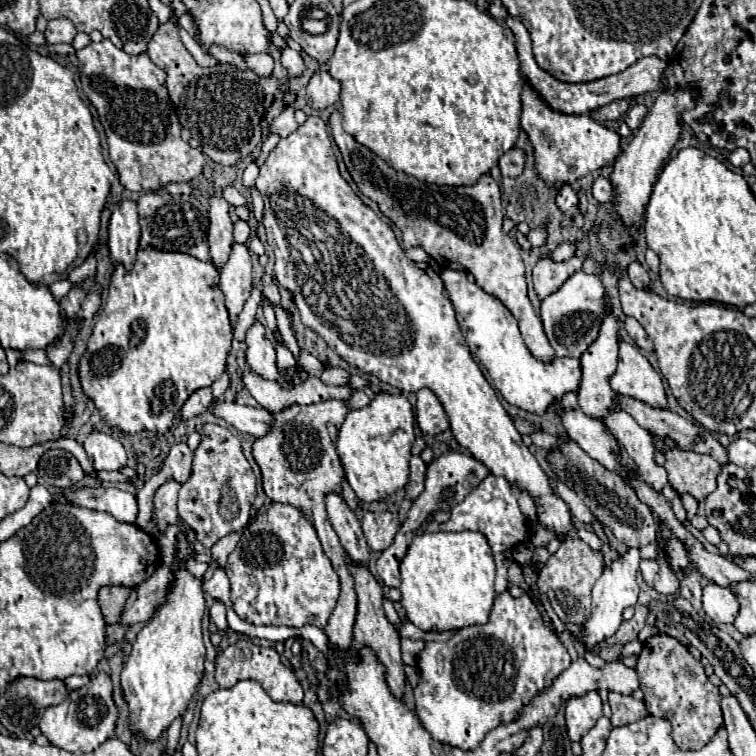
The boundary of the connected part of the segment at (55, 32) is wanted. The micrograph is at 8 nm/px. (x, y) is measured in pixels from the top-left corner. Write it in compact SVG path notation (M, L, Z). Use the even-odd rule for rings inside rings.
M56 18L48 22L44 36L46 36L46 42L50 44L60 44L60 42L70 44L72 38L76 36L76 28L68 18Z

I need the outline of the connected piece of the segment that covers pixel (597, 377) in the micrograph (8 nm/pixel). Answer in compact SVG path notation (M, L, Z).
M606 304L606 316L602 320L598 338L580 356L582 380L580 380L580 388L578 388L578 408L586 416L600 420L600 422L604 422L604 418L610 416L610 412L618 408L618 400L620 400L620 394L614 392L610 386L610 378L614 376L616 364L618 364L618 344L620 344L620 320L612 314L610 304Z

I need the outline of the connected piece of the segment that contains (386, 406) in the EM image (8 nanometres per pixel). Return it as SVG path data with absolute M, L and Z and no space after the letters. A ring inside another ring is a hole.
M380 392L368 406L348 412L338 432L336 452L340 456L344 474L360 500L374 502L404 488L410 474L408 462L412 456L412 442L414 412L402 394Z

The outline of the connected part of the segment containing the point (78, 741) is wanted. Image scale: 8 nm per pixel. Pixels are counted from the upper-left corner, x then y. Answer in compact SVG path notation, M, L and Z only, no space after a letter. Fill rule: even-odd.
M100 672L90 680L88 686L70 692L68 700L64 700L58 706L46 708L40 720L40 730L50 740L50 744L74 754L82 754L82 752L92 752L104 740L114 736L116 720L118 720L118 710L112 700L112 680L108 674Z

